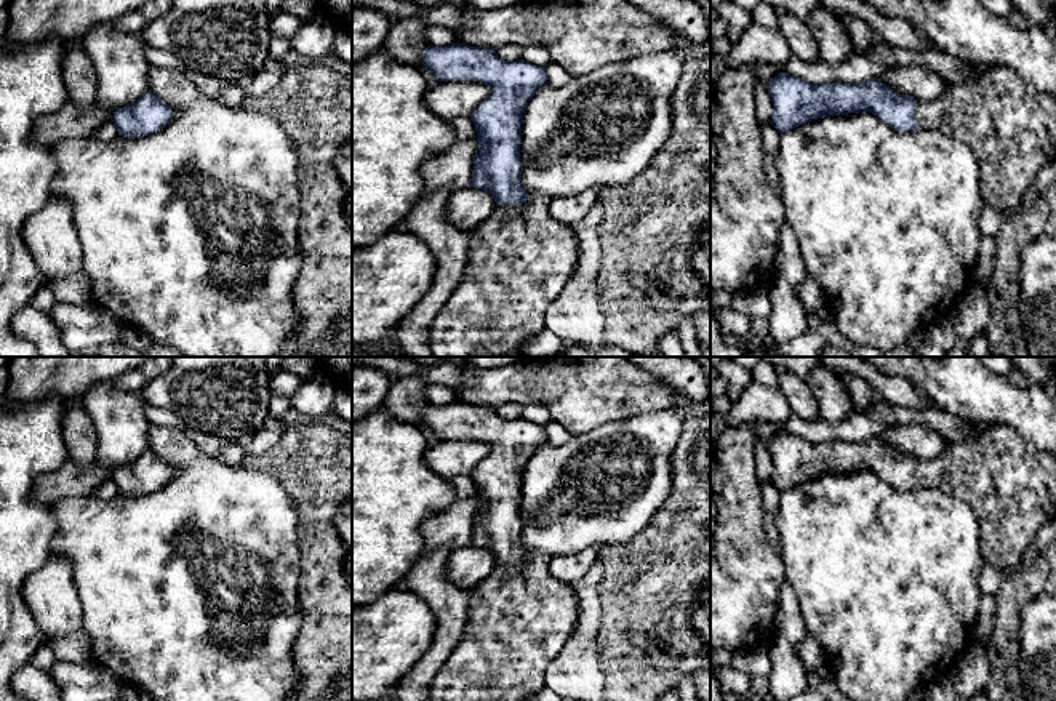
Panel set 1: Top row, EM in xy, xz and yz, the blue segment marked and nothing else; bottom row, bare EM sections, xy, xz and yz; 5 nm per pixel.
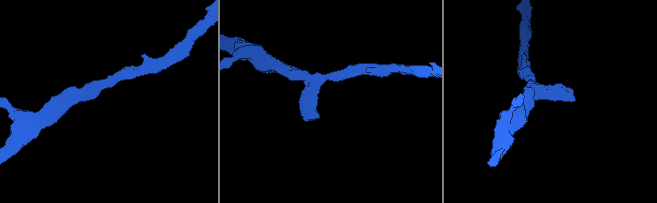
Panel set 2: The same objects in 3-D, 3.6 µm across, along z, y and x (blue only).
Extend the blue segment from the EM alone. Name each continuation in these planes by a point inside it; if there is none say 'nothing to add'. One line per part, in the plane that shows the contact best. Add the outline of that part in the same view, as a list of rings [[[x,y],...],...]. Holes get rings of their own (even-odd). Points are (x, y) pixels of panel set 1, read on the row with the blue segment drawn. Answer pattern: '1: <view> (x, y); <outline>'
1: xz (520, 260); [[[538,195],[520,205],[498,205],[488,219],[469,232],[464,275],[429,330],[432,357],[472,357],[480,349],[491,354],[520,352],[531,336],[546,330],[546,310],[571,280],[581,256],[573,227],[557,222],[549,214],[549,203],[549,197]]]

